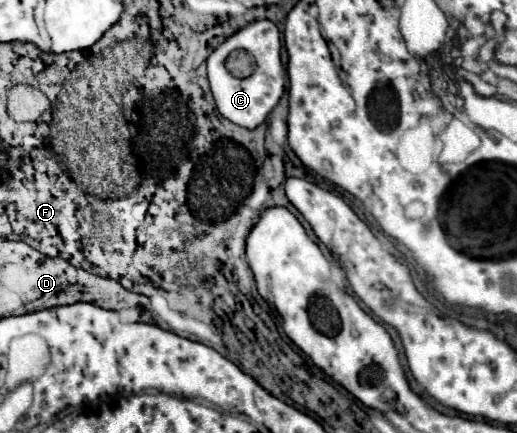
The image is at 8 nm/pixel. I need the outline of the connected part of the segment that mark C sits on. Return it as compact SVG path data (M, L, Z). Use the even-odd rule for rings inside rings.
M256 20L252 24L248 24L246 28L238 30L236 34L232 34L226 42L222 42L208 58L208 80L210 80L210 89L213 94L216 108L222 116L226 116L230 122L254 130L260 124L264 124L264 120L268 118L268 114L272 112L272 108L276 106L280 100L280 96L284 94L284 66L282 66L282 58L280 51L280 31L270 20ZM232 50L246 50L248 54L254 56L256 60L256 70L252 76L248 78L232 78L224 66L228 54Z

